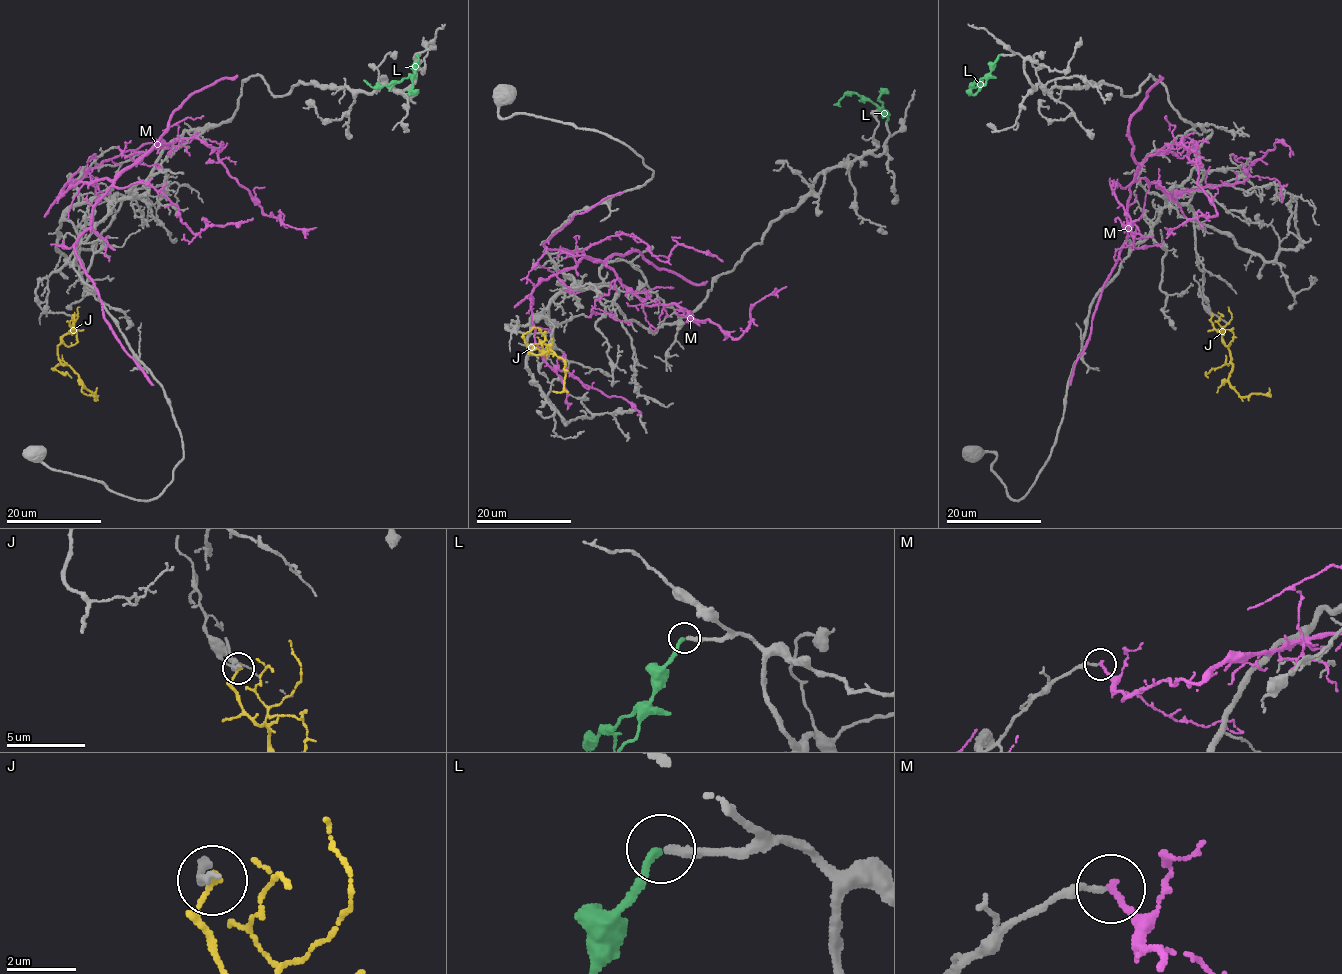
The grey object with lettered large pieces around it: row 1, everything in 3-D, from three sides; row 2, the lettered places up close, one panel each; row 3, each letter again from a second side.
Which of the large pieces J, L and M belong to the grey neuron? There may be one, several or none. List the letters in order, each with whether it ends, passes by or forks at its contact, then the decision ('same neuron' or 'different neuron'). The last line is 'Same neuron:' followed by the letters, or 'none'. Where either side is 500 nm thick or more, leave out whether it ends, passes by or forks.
J: it passes by; different neuron
L: it ends; same neuron
M: it ends; different neuron
Same neuron: L

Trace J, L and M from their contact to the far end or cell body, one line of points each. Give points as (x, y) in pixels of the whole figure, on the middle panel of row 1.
J: (543, 334), (545, 339), (532, 344), (528, 352), (552, 351), (564, 360), (564, 389), (553, 391)
L: (886, 121), (886, 113), (857, 94), (846, 93), (833, 105)
M: (587, 316), (616, 278), (602, 262), (583, 258), (532, 293), (534, 342), (543, 360), (625, 398), (640, 413)

